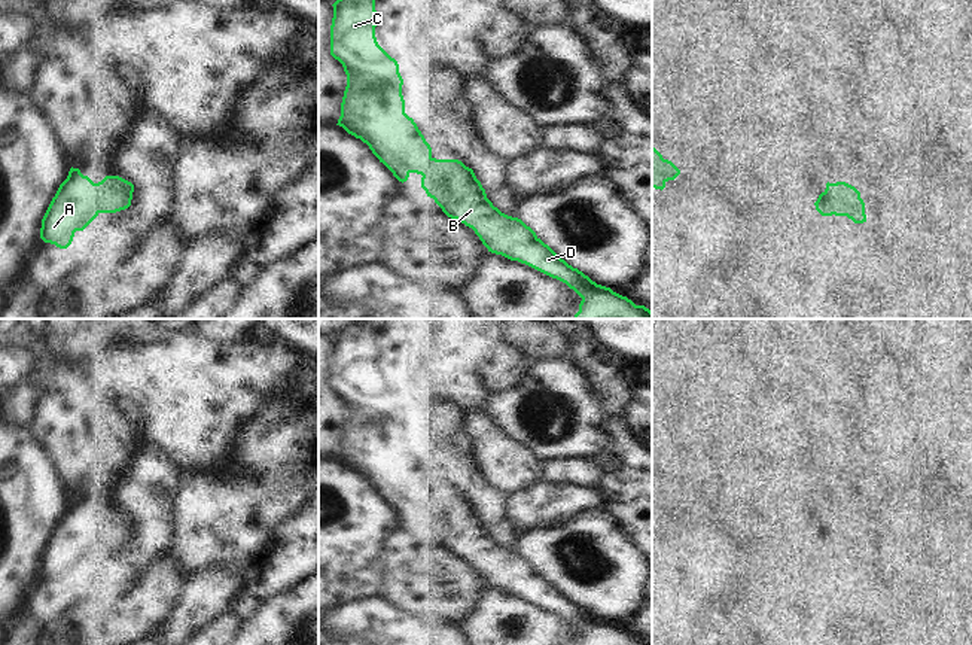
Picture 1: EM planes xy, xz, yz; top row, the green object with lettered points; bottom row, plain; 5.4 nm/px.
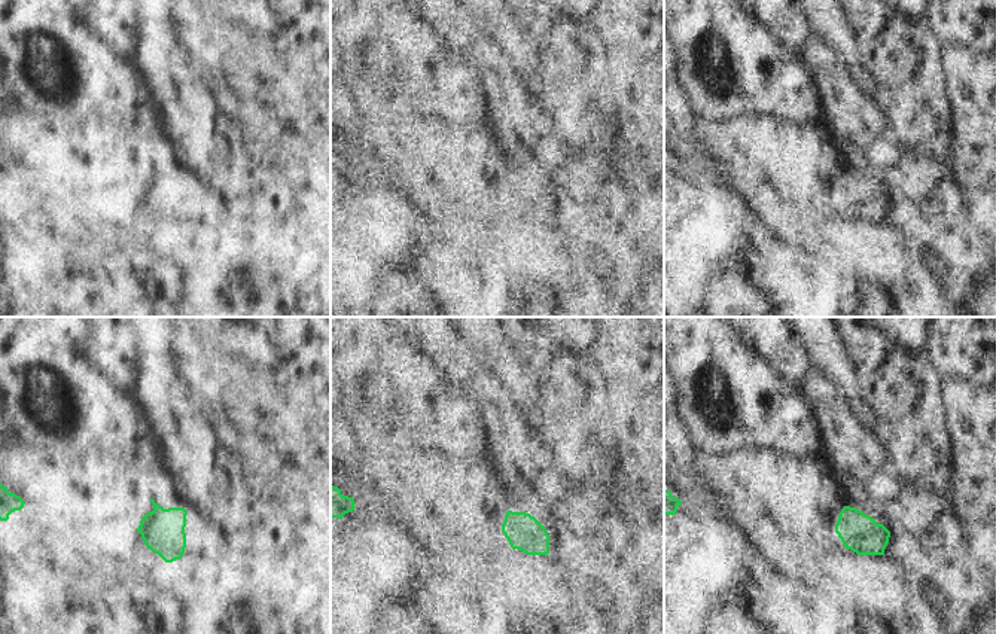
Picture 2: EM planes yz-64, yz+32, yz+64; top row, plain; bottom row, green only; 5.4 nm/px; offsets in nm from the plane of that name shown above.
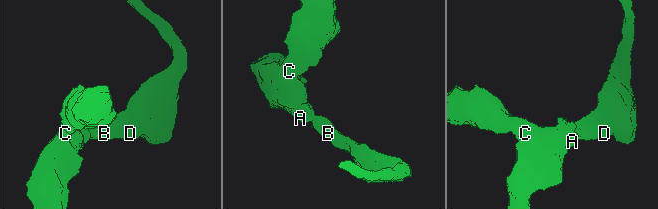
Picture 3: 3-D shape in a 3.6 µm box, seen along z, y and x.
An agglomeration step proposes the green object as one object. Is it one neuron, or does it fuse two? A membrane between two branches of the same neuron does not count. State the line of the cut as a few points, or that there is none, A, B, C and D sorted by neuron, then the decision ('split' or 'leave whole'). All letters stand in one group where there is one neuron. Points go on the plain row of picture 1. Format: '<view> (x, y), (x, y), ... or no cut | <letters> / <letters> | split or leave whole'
no cut | A B C D | leave whole

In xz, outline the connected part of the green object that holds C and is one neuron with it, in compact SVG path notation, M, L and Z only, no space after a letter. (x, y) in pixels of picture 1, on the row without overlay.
M368 320L354 322L332 340L330 389L342 398L347 408L341 450L336 459L366 477L399 515L406 515L411 506L421 508L421 521L427 530L433 532L448 551L472 562L488 585L525 597L566 617L582 632L579 645L650 645L645 639L636 639L610 621L597 618L561 593L521 553L502 547L487 532L485 523L473 503L461 495L433 492L430 478L414 453L405 447L403 413L399 407L399 398L377 375L378 347L375 344L375 331L369 328Z

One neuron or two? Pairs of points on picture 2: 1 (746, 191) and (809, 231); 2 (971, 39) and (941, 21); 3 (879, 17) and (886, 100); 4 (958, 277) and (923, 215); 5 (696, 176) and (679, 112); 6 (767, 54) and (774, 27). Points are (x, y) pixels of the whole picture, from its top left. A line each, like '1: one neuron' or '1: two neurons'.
1: one neuron
2: one neuron
3: one neuron
4: one neuron
5: one neuron
6: two neurons

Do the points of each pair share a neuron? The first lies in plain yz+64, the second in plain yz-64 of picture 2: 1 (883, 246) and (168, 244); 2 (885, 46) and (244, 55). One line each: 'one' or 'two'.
1: one
2: two

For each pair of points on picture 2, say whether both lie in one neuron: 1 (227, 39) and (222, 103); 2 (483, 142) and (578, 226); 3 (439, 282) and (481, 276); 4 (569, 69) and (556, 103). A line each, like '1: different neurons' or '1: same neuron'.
1: same neuron
2: different neurons
3: same neuron
4: different neurons

